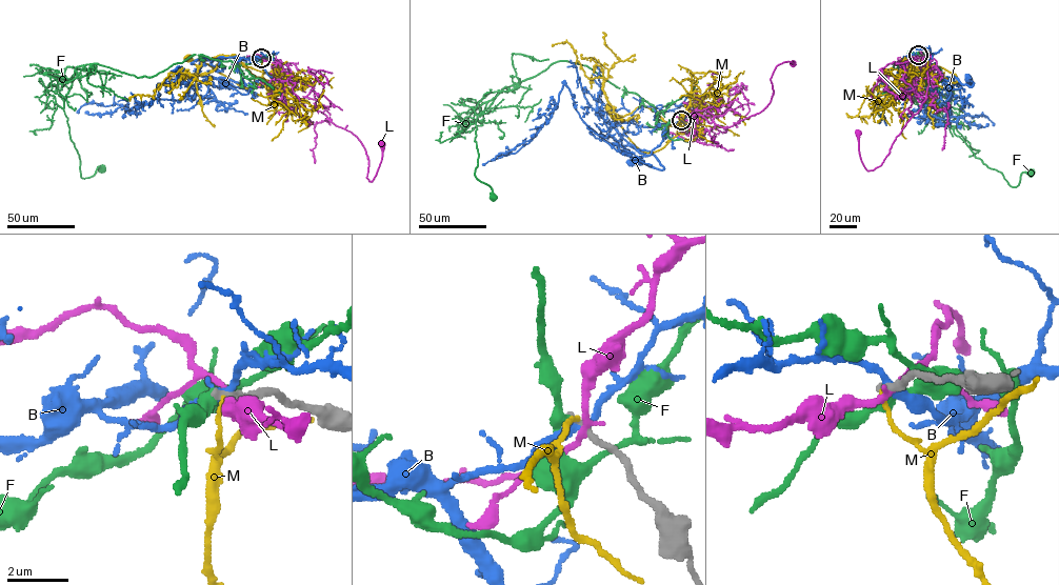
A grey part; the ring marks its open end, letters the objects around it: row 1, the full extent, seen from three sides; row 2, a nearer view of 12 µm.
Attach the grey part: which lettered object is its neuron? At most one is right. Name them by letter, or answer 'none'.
none

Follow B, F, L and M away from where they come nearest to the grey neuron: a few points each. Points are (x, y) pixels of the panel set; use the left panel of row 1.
B: (262, 58), (201, 62), (198, 73), (205, 81), (232, 80), (257, 95), (224, 82)
F: (261, 58), (239, 67), (195, 55), (137, 77), (77, 66), (64, 100), (70, 136), (82, 178), (101, 167)
L: (262, 58), (285, 64), (312, 85), (302, 105), (354, 134), (368, 158), (370, 181), (382, 143)
M: (262, 58), (262, 71), (271, 75), (263, 73), (262, 76), (267, 81), (247, 88), (208, 64), (187, 58)

